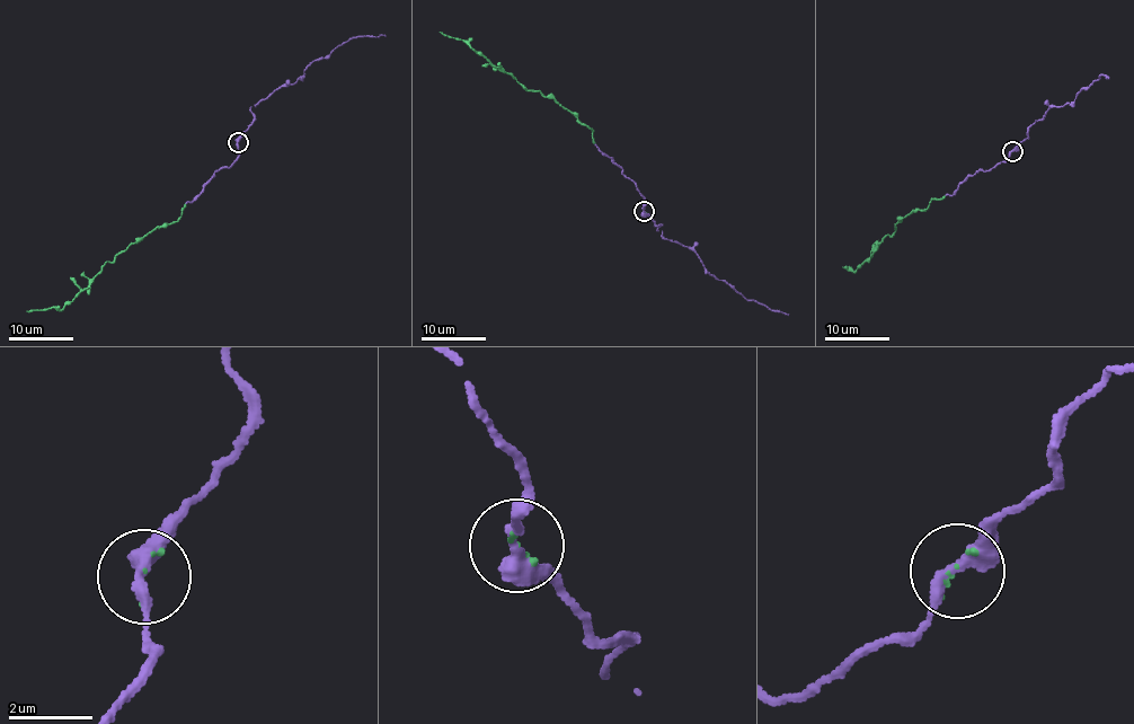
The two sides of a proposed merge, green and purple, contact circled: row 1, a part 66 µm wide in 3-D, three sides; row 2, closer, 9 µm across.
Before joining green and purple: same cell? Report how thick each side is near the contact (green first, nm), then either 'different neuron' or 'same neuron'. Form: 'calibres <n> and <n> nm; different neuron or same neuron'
calibres 70 and 360 nm; same neuron

